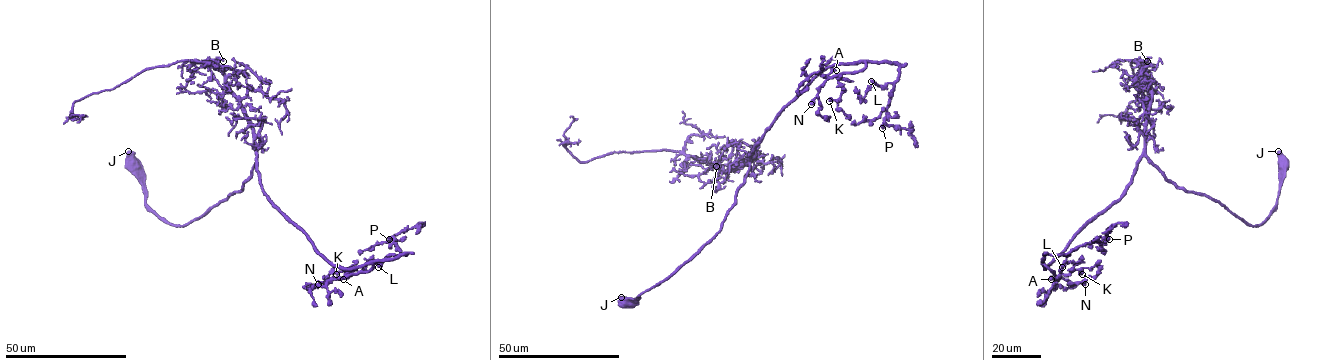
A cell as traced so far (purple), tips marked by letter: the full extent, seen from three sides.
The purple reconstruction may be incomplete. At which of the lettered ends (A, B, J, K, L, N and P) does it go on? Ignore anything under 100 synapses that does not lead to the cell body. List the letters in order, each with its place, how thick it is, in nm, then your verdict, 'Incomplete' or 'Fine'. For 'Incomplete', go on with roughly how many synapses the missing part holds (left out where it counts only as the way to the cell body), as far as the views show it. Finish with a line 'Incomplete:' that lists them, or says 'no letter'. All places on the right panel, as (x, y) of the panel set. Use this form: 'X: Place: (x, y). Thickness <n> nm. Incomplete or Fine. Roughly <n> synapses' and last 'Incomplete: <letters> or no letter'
A: Place: (1051, 279). Thickness 420 nm. Fine
B: Place: (1147, 61). Thickness 360 nm. Fine
J: Place: (1278, 151). Thickness 650 nm. Fine
K: Place: (1082, 274). Thickness 500 nm. Fine
L: Place: (1062, 267). Thickness 550 nm. Fine
N: Place: (1085, 284). Thickness 500 nm. Fine
P: Place: (1109, 239). Thickness 320 nm. Fine
Incomplete: no letter

